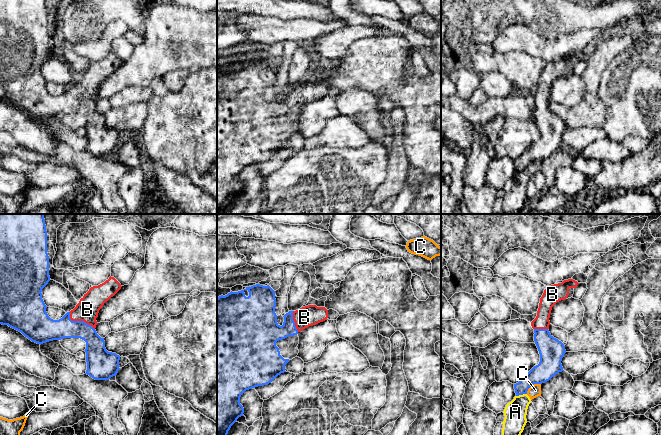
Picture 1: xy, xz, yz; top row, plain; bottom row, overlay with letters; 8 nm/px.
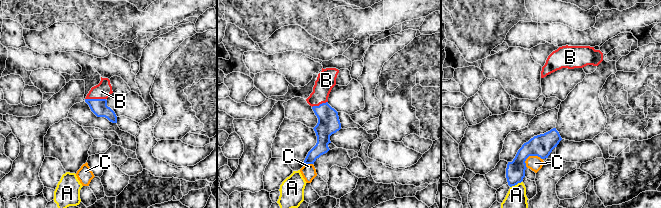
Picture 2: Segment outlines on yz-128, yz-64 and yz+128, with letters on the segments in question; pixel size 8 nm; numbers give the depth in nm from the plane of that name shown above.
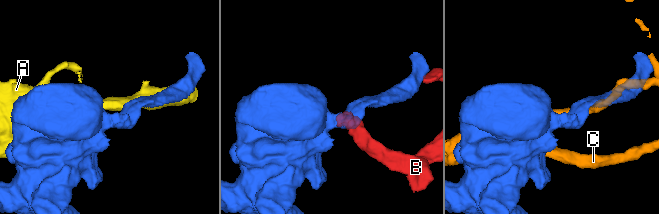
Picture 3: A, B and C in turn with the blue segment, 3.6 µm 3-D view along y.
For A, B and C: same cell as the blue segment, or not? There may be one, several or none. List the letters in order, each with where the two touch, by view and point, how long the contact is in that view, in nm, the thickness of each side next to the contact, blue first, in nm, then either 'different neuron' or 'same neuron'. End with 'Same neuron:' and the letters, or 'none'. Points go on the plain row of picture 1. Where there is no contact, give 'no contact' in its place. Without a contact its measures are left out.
A: meets blue in yz at (521, 170); contact 90 nm long; 160 nm thick on the blue side, 180 nm on the other; different neuron
B: meets blue in xy at (79, 97); contact 240 nm long; 170 nm thick on the blue side, 180 nm on the other; same neuron
C: meets blue in yz at (532, 160); contact 150 nm long; 180 nm thick on the blue side, 100 nm on the other; different neuron
Same neuron: B

